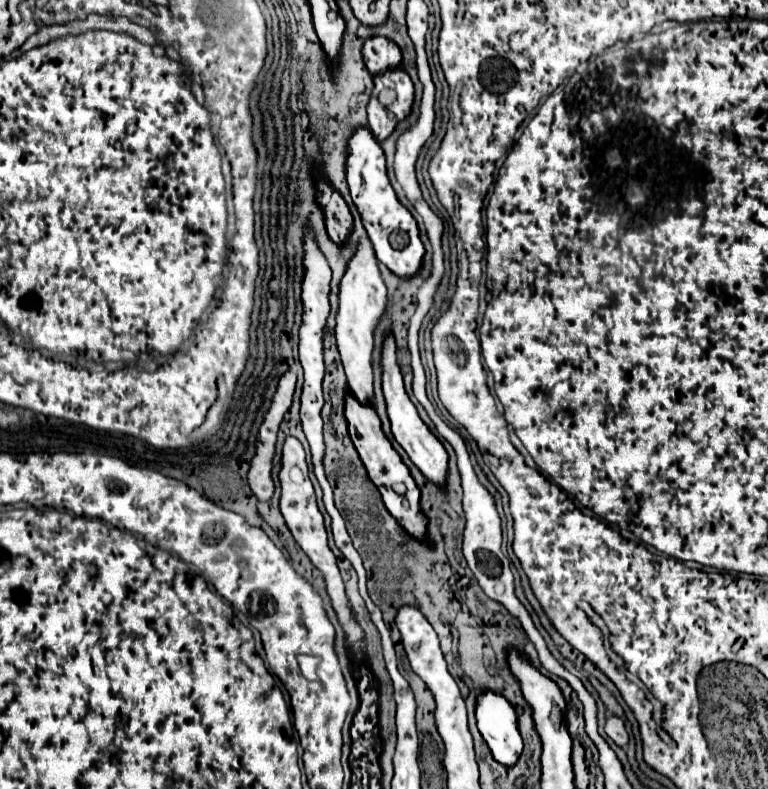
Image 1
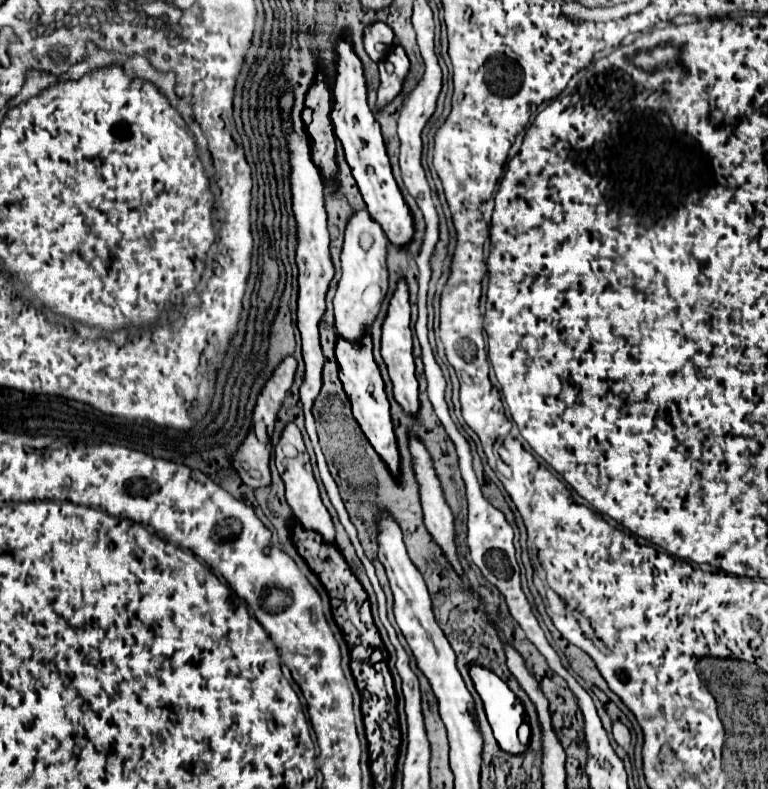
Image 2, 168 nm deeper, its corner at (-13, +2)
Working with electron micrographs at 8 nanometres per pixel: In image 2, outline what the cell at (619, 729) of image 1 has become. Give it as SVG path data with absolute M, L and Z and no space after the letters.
M613 722L613 740L615 740L619 746L629 746L631 734L629 734L627 726L623 726L621 722Z

